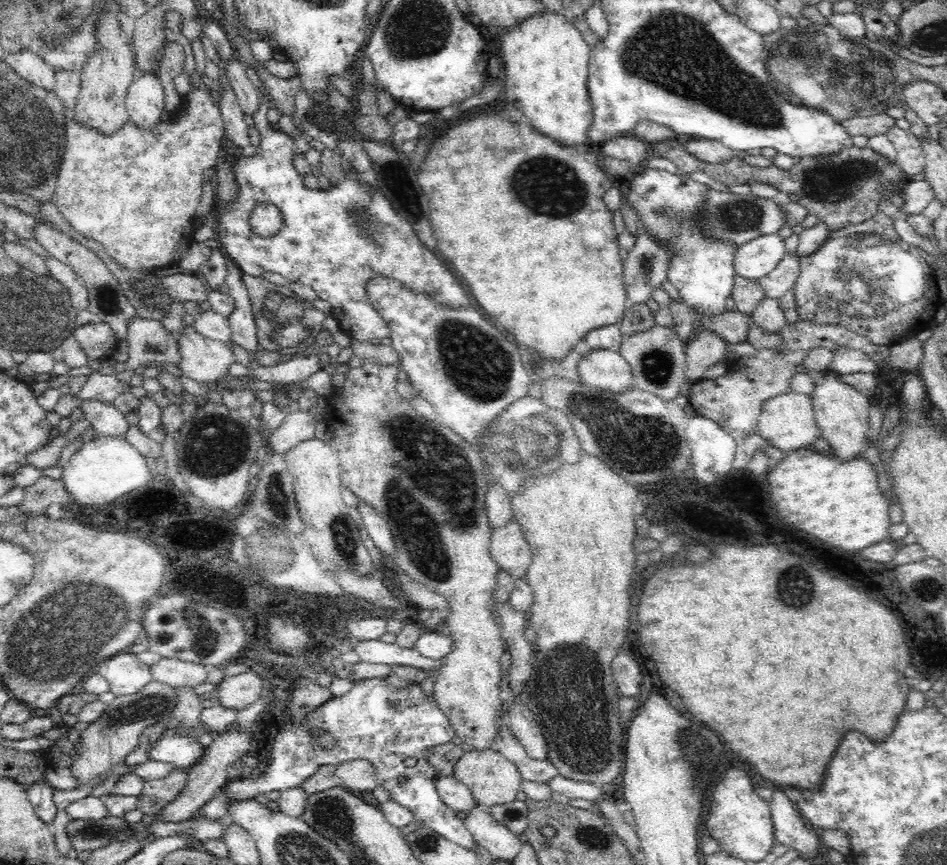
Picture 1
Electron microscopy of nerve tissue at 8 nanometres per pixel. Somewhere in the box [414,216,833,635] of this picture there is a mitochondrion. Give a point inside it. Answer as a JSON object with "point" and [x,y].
{"point":[634,441]}

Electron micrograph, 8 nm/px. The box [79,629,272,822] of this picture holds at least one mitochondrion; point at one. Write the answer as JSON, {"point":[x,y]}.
{"point":[146,708]}

